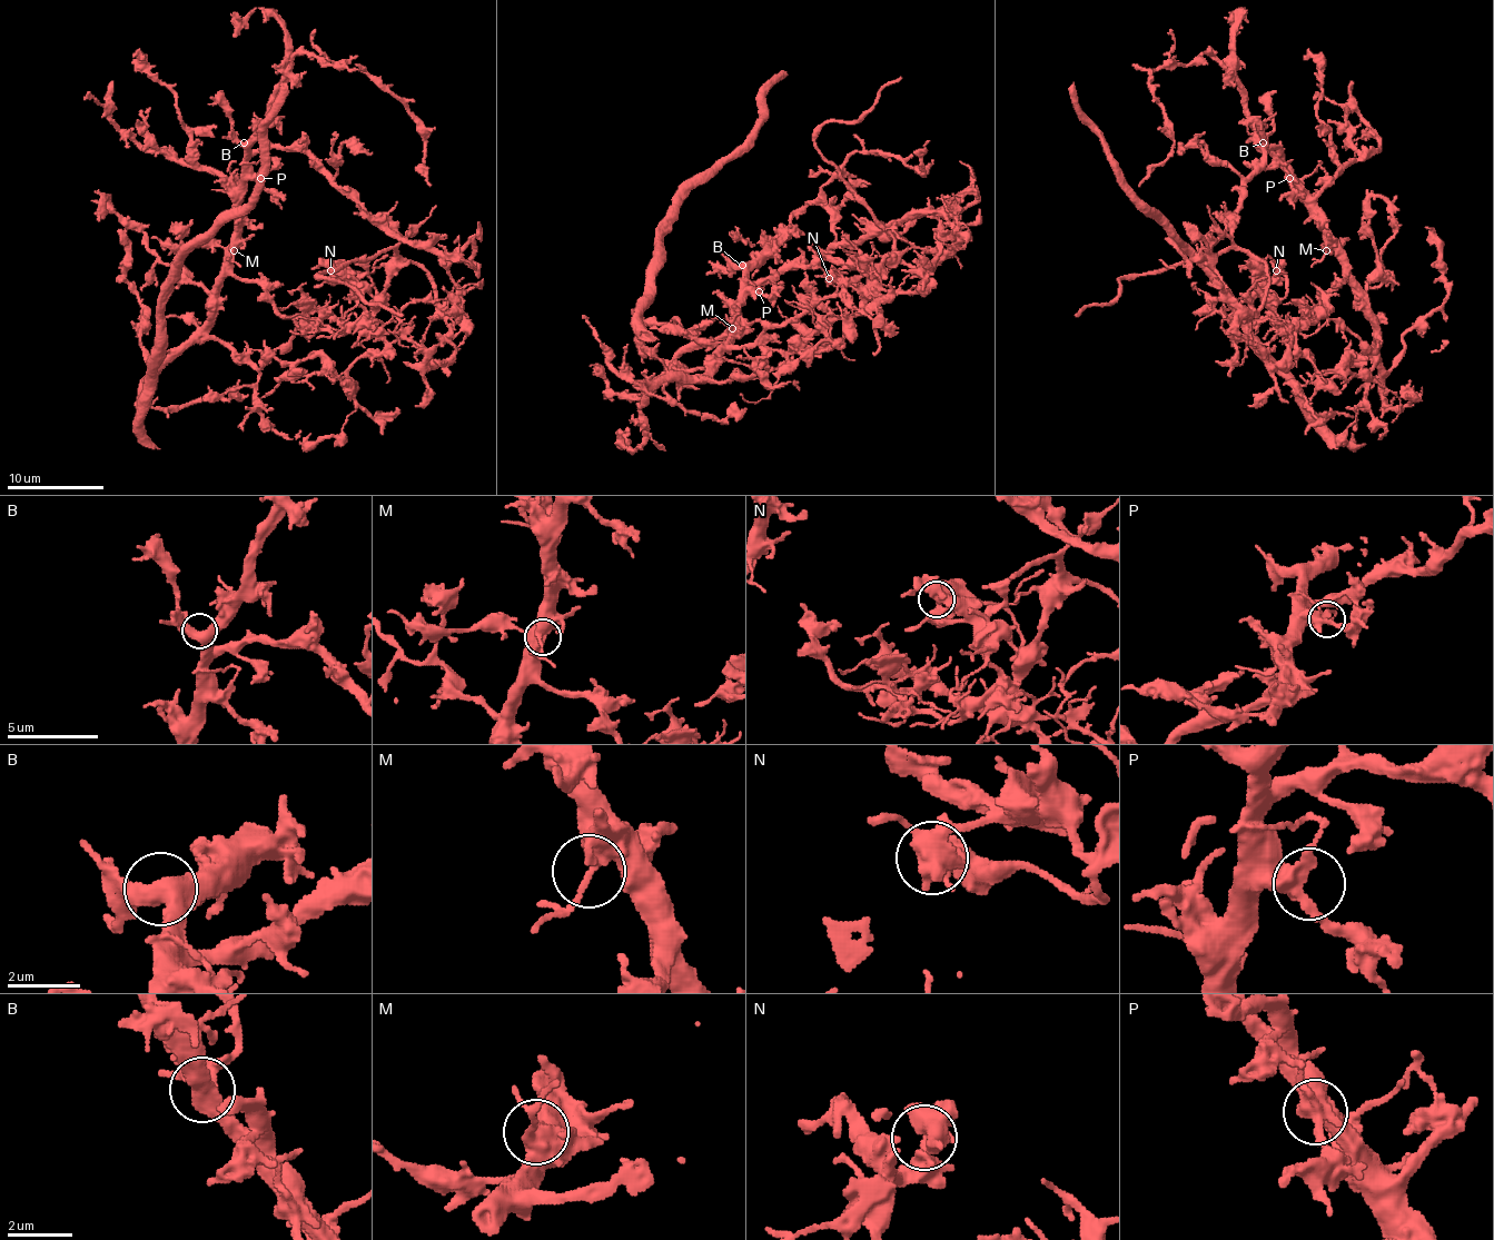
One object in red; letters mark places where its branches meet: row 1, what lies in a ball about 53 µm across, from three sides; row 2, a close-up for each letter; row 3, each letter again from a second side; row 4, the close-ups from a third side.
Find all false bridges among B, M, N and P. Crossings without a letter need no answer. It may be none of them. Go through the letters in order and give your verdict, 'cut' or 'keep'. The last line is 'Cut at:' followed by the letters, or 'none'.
B: keep
M: keep
N: cut
P: keep
Cut at: N

